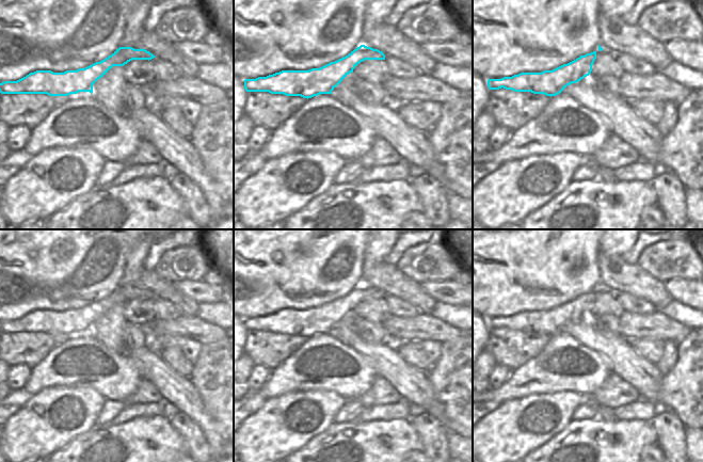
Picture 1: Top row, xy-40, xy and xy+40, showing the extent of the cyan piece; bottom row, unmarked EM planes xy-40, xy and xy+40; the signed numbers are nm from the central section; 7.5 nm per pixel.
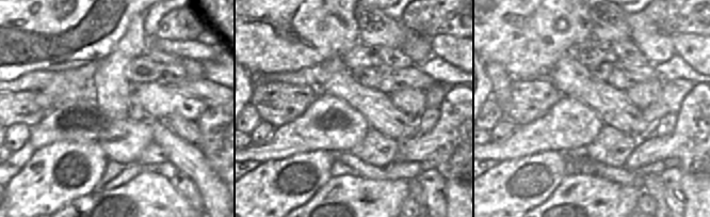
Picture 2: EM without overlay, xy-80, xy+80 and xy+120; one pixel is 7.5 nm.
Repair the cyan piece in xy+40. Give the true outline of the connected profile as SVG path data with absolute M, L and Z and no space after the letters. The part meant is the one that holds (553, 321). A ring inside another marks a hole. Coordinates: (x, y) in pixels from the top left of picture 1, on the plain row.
M596 290L580 294L576 299L563 303L553 309L542 312L521 312L512 316L501 318L489 318L490 329L512 329L514 331L531 331L533 333L544 333L556 335L568 324L576 322L589 315L592 304L596 298Z

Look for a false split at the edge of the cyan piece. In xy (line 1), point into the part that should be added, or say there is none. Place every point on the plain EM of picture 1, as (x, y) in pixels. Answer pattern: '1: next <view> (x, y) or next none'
1: next none

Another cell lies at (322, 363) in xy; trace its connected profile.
M320 333L273 368L259 392L269 399L299 391L333 391L349 401L362 397L376 377L365 356L332 333Z

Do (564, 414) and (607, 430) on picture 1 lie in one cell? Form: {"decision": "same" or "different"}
{"decision": "different"}

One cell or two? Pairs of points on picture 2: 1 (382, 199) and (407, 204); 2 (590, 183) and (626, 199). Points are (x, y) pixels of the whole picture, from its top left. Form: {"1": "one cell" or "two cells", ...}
{"1": "two cells", "2": "one cell"}

